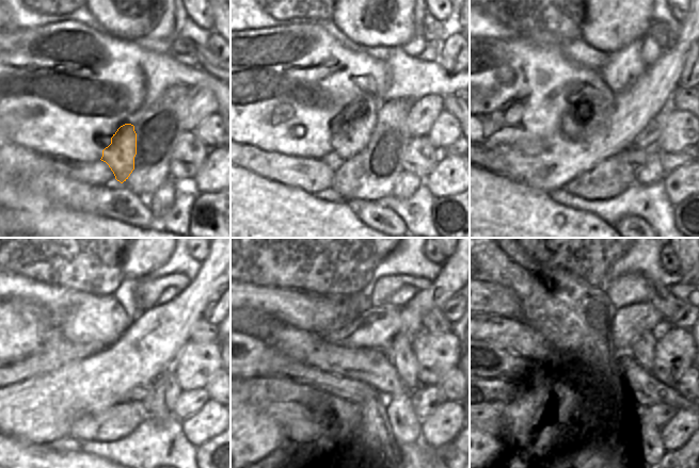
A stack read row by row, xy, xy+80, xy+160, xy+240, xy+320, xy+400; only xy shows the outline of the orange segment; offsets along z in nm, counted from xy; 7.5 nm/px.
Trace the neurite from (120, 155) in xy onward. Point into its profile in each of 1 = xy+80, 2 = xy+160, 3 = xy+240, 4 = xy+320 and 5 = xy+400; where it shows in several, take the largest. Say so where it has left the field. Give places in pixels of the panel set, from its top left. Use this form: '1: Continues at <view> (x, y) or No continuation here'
1: Continues at xy+80 (350, 134)
2: Continues at xy+160 (590, 102)
3: Continues at xy+240 (105, 320)
4: Continues at xy+320 (291, 307)
5: Continues at xy+400 (491, 297).

